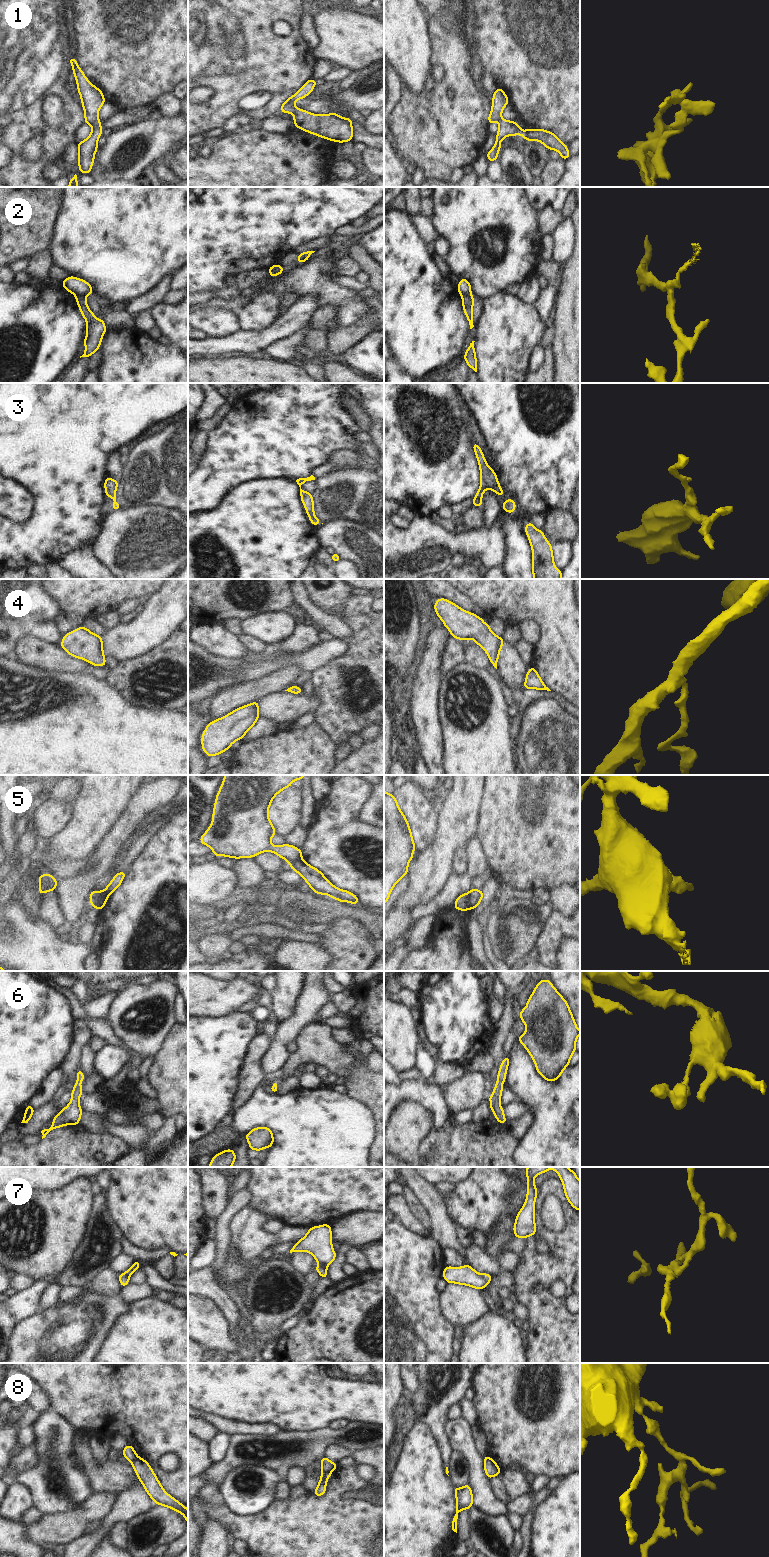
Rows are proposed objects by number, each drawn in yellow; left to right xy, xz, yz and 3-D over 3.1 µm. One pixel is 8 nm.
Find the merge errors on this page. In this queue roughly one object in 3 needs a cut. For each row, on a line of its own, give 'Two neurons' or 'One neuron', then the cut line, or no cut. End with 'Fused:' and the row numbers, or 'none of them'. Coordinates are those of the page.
1: One neuron. No split
2: Two neurons. Split along xy (76, 294), (85, 296)
3: One neuron. No split
4: One neuron. No split
5: Two neurons. Split along xy (98, 891), (100, 896), (99, 904), (102, 908)
6: One neuron. No split
7: One neuron. No split
8: Two neurons. Split along xy (138, 1457), (131, 1461)
Fused: 2, 5, 8.

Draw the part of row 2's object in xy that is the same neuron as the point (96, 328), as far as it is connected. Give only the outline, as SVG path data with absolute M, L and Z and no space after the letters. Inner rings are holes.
M76 295L75 300L79 310L87 323L87 336L84 338L85 353L81 357L89 357L94 354L100 347L103 335L106 332L106 326L103 319L95 319L96 314L89 310L86 296Z

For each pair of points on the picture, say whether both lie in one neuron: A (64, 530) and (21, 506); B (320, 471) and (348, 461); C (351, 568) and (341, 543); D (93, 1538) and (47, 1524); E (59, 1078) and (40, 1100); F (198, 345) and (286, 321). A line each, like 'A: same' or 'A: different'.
A: different
B: same
C: different
D: different
E: same
F: same

